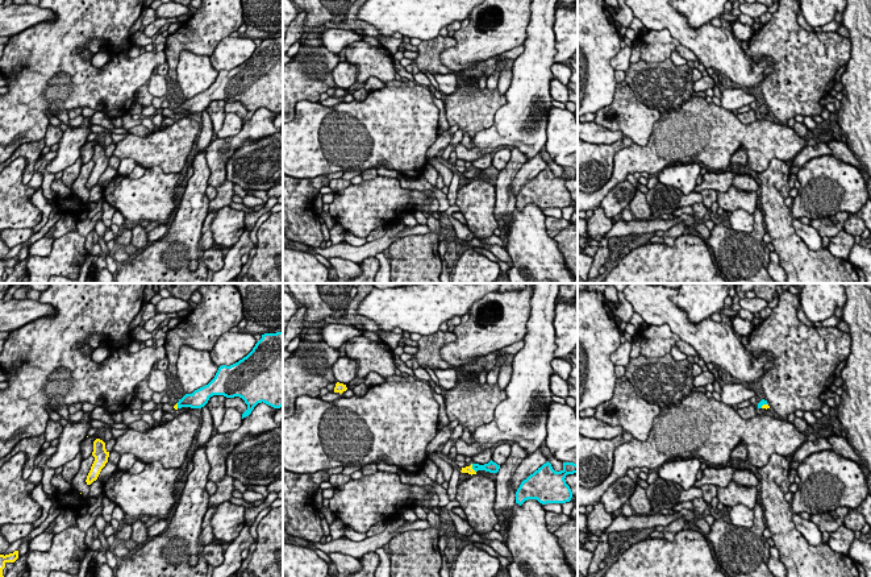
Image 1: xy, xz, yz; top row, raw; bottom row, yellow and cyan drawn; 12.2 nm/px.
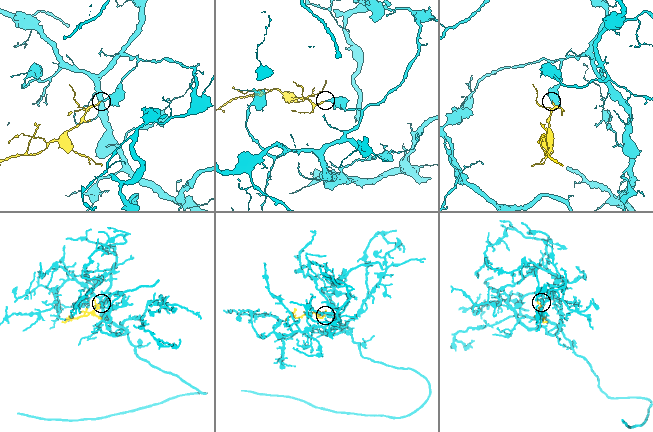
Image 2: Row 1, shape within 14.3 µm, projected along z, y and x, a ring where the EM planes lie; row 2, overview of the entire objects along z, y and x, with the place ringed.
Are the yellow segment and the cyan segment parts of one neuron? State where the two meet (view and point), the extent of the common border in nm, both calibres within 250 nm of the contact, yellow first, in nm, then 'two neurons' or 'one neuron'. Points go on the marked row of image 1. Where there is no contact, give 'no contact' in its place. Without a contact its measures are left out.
xz (471, 468) | 120 nm | 100/140 nm | one neuron

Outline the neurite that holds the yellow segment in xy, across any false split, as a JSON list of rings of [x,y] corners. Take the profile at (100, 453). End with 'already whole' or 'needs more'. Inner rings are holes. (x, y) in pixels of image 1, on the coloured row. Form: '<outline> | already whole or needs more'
[[[96,439],[93,441],[93,452],[92,456],[95,457],[95,461],[91,466],[91,470],[87,476],[87,485],[91,485],[93,481],[97,480],[101,469],[105,466],[108,462],[109,452],[105,449],[105,443],[100,439]]] | already whole

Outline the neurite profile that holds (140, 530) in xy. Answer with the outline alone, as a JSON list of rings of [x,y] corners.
[[[137,519],[133,526],[132,526],[132,539],[137,543],[137,545],[142,545],[146,543],[147,540],[147,526],[145,524],[145,522]]]

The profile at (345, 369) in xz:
[[[345,356],[334,362],[332,370],[337,382],[349,385],[357,378],[358,364],[355,360]]]

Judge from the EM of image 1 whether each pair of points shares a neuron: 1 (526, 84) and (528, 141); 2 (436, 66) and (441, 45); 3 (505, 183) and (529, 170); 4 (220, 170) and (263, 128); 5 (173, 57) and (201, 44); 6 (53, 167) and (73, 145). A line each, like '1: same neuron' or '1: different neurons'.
1: same neuron
2: same neuron
3: different neurons
4: same neuron
5: same neuron
6: same neuron

